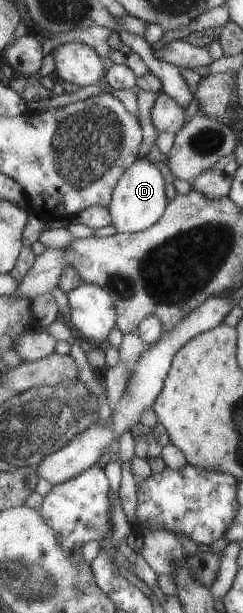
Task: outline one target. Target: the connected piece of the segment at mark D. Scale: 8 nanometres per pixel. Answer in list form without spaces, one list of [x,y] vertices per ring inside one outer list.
[[[143,160],[133,164],[116,186],[110,202],[109,208],[115,230],[119,233],[138,233],[159,222],[170,201],[165,188],[167,188],[167,182],[163,178],[163,172],[155,166],[155,163]]]

